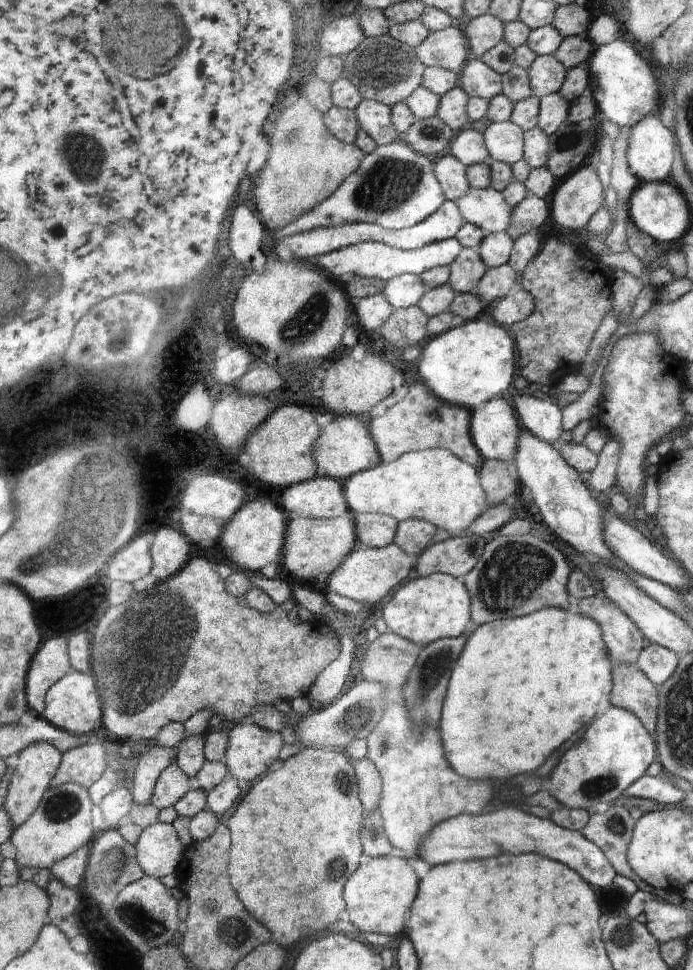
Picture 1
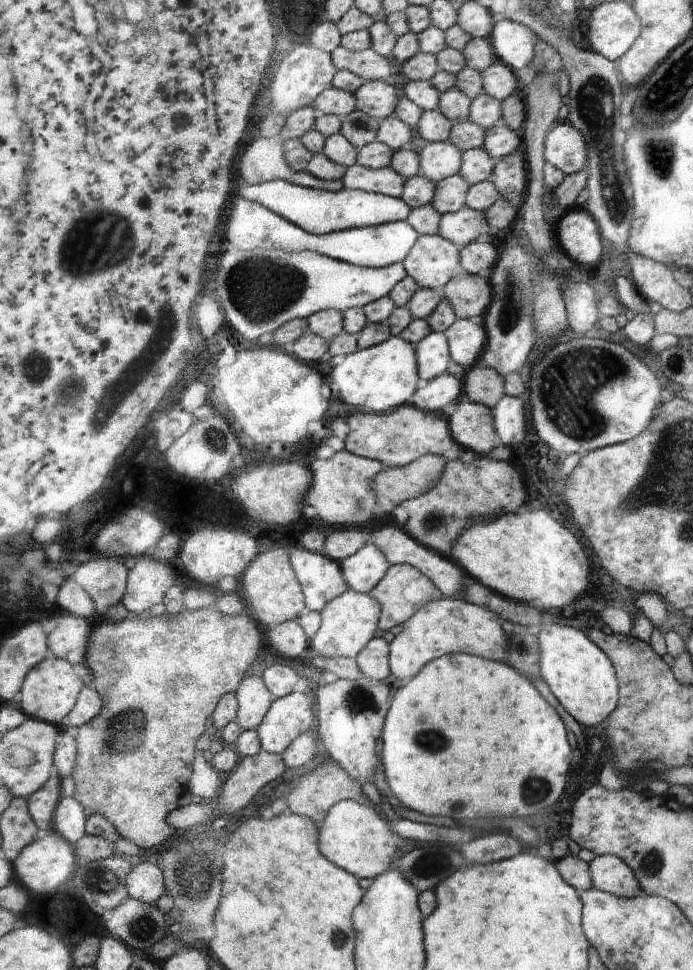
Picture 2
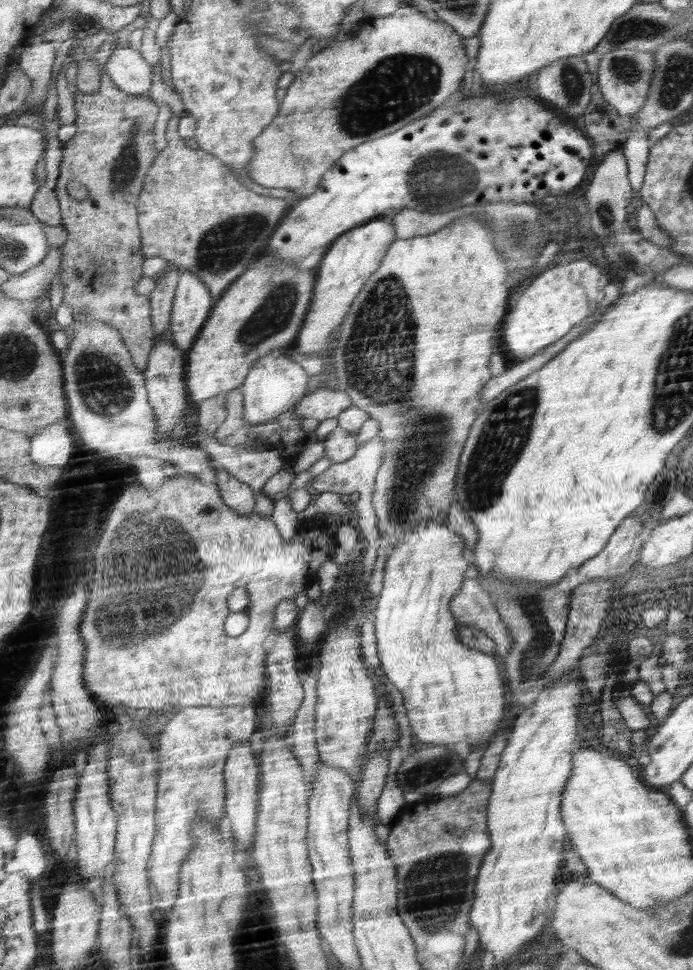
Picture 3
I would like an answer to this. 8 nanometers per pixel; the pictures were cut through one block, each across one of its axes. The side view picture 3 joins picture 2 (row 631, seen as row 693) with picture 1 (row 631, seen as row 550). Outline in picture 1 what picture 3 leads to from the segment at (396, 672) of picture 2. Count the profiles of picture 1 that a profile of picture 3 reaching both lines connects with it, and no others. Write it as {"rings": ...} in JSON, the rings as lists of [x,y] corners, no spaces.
{"rings":[[[432,573],[409,581],[398,589],[383,608],[388,632],[423,647],[446,637],[459,637],[472,628],[471,593],[462,579],[448,573]]]}

